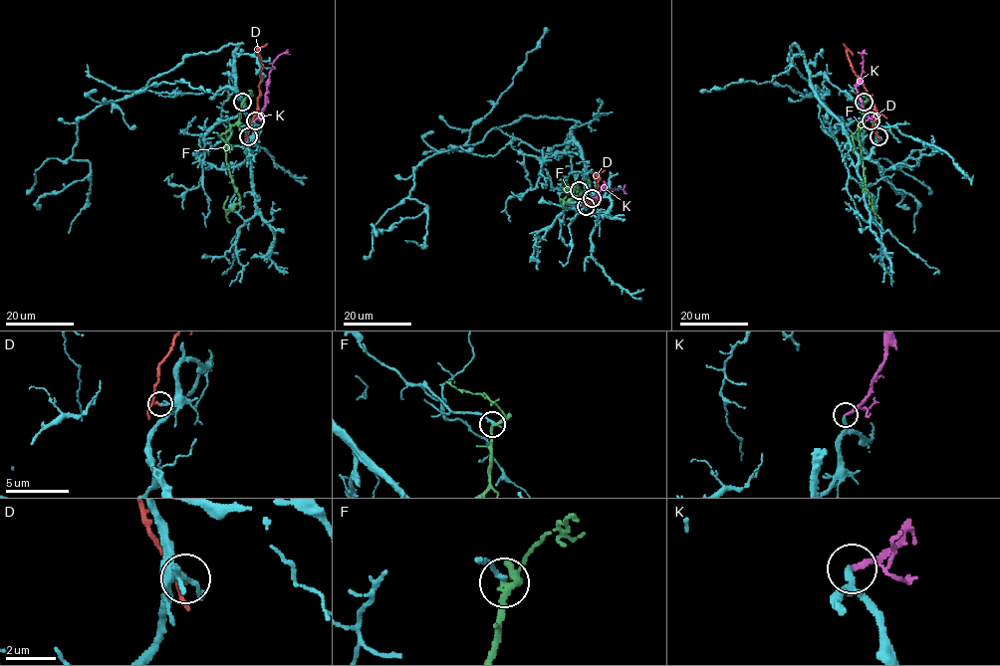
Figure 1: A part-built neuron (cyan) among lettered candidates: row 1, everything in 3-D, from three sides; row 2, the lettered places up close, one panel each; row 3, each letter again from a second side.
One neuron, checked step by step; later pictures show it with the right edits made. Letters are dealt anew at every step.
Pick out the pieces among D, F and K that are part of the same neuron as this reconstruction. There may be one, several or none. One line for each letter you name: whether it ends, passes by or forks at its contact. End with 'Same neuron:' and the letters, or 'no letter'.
K: it ends there
Same neuron: K

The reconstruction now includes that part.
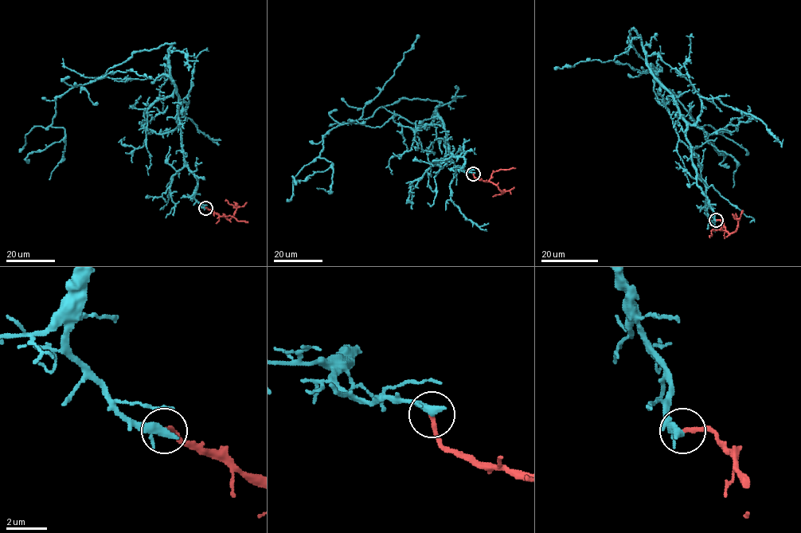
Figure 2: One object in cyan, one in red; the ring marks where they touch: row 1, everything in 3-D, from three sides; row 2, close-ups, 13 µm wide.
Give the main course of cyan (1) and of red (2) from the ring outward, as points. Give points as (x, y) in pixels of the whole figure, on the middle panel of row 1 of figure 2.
1: (473, 174), (446, 147), (439, 103), (403, 99), (333, 128), (318, 157), (333, 164), (293, 178), (296, 185)
2: (473, 174), (474, 178), (490, 182), (504, 192), (493, 197)

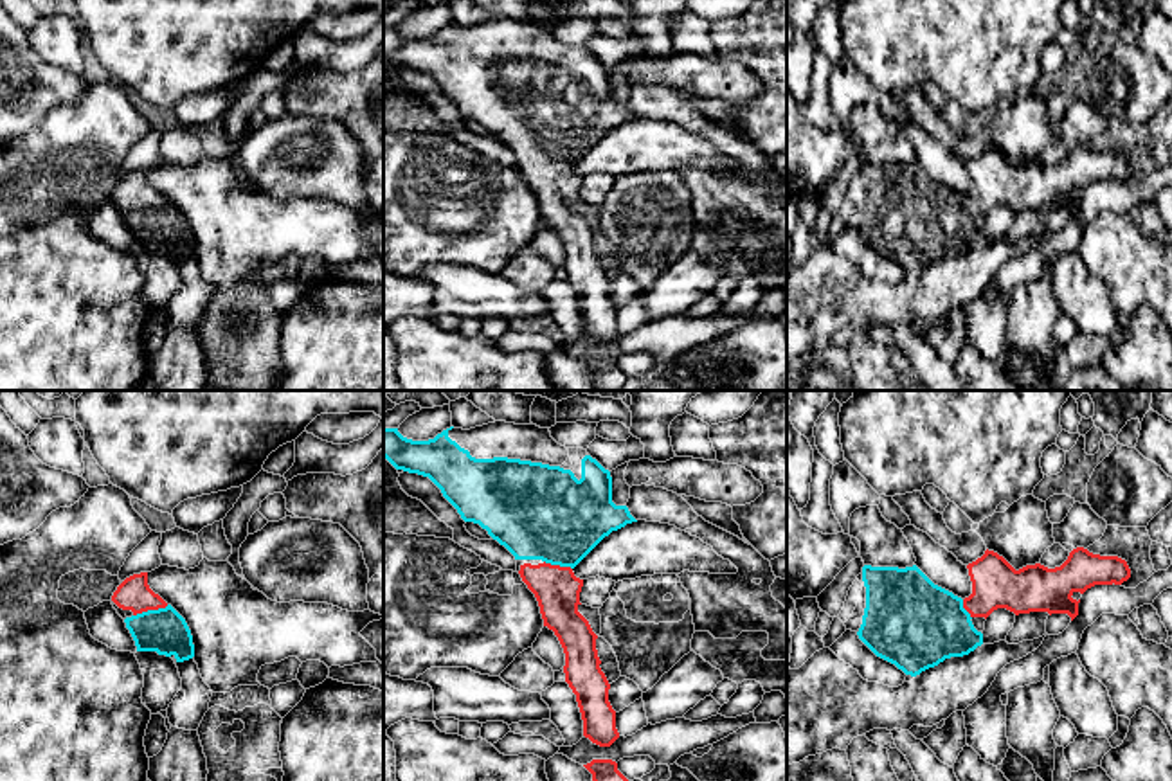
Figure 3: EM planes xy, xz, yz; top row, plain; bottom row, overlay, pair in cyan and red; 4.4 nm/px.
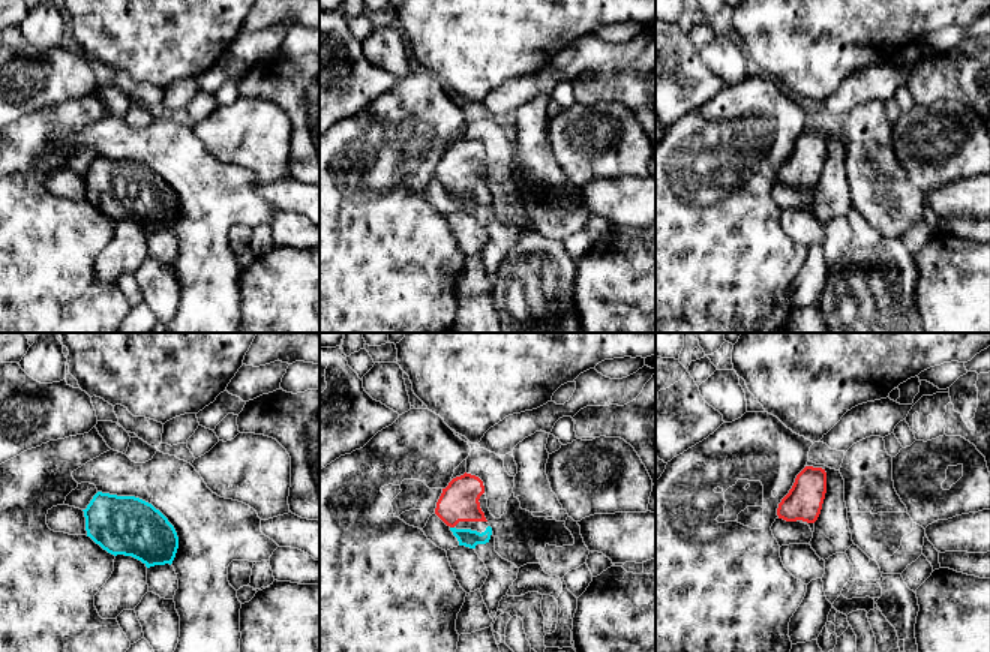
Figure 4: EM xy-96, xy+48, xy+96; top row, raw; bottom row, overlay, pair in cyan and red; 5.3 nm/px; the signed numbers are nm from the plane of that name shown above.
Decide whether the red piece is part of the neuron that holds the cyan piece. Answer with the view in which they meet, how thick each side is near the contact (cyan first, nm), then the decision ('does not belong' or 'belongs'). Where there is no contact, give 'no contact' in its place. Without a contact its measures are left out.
contact in xy; calibres 200 and 150 nm; belongs

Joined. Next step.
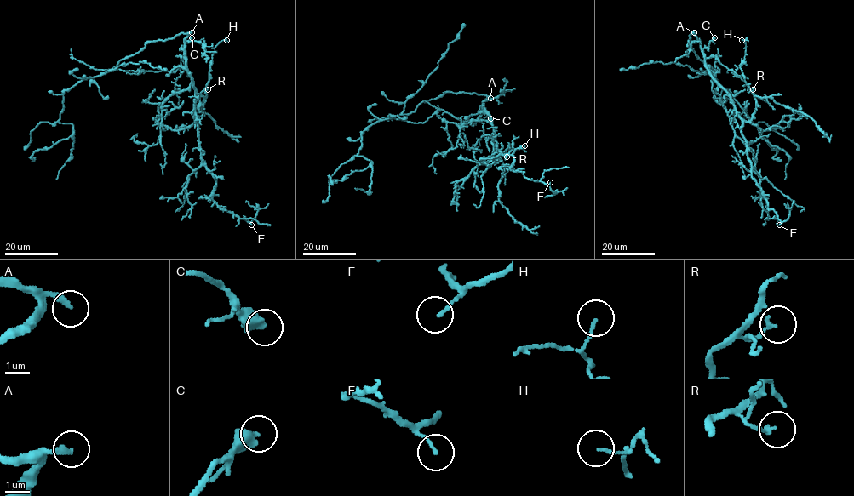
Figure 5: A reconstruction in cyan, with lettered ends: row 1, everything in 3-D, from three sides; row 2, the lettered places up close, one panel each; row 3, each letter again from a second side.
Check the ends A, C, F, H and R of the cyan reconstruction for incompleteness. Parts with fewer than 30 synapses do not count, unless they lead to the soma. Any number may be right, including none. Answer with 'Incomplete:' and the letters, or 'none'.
Incomplete: A, C

